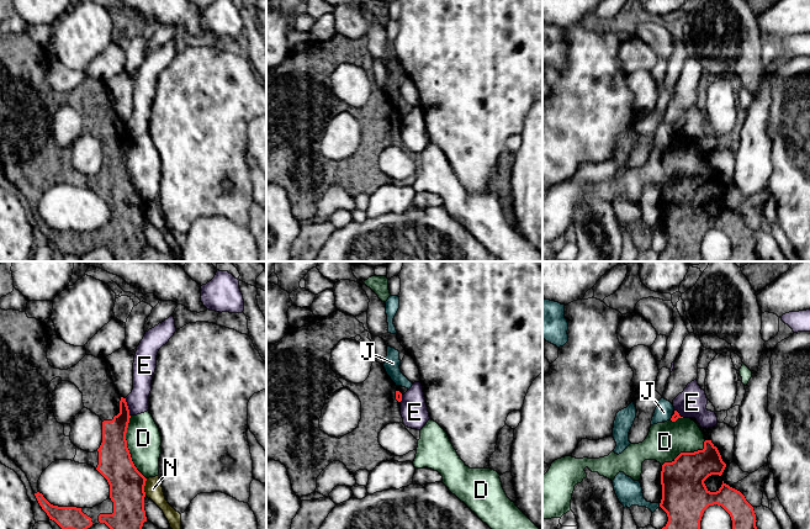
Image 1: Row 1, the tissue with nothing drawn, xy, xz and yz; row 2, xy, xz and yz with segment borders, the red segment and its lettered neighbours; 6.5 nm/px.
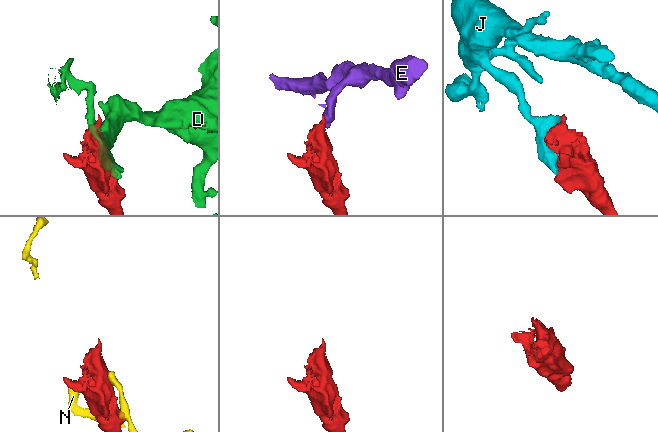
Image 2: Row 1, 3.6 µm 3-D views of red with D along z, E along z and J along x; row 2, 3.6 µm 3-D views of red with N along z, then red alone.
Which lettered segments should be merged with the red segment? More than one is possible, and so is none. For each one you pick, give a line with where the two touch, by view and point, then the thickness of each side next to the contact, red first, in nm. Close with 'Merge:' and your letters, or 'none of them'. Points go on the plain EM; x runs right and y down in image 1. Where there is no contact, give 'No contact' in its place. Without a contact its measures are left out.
Merge: none of them

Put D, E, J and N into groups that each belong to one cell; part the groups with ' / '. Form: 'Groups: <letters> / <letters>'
Groups: D / E / J / N

